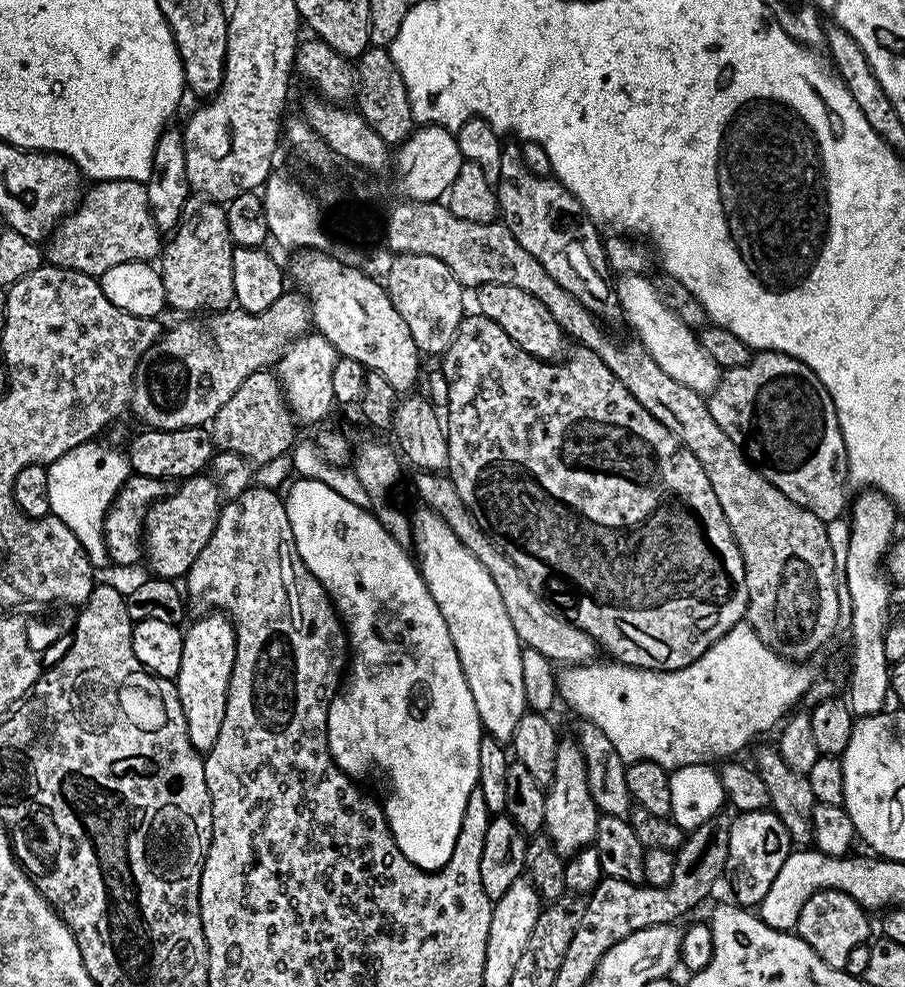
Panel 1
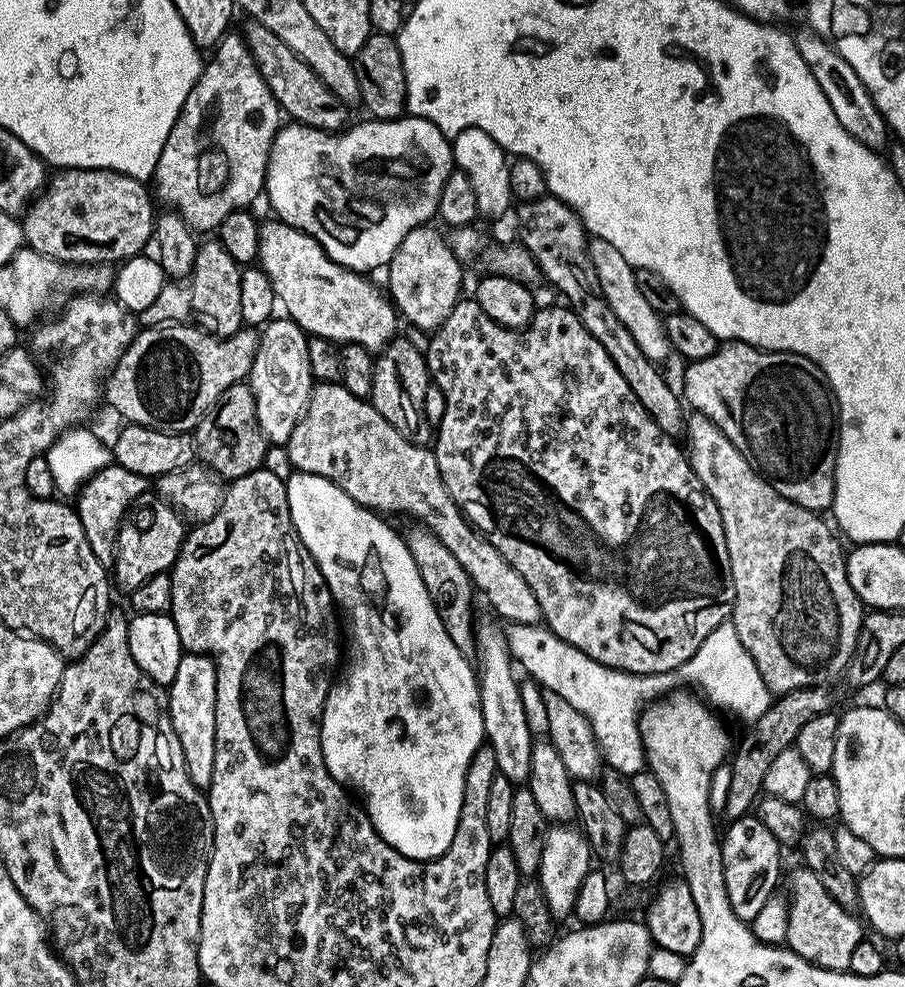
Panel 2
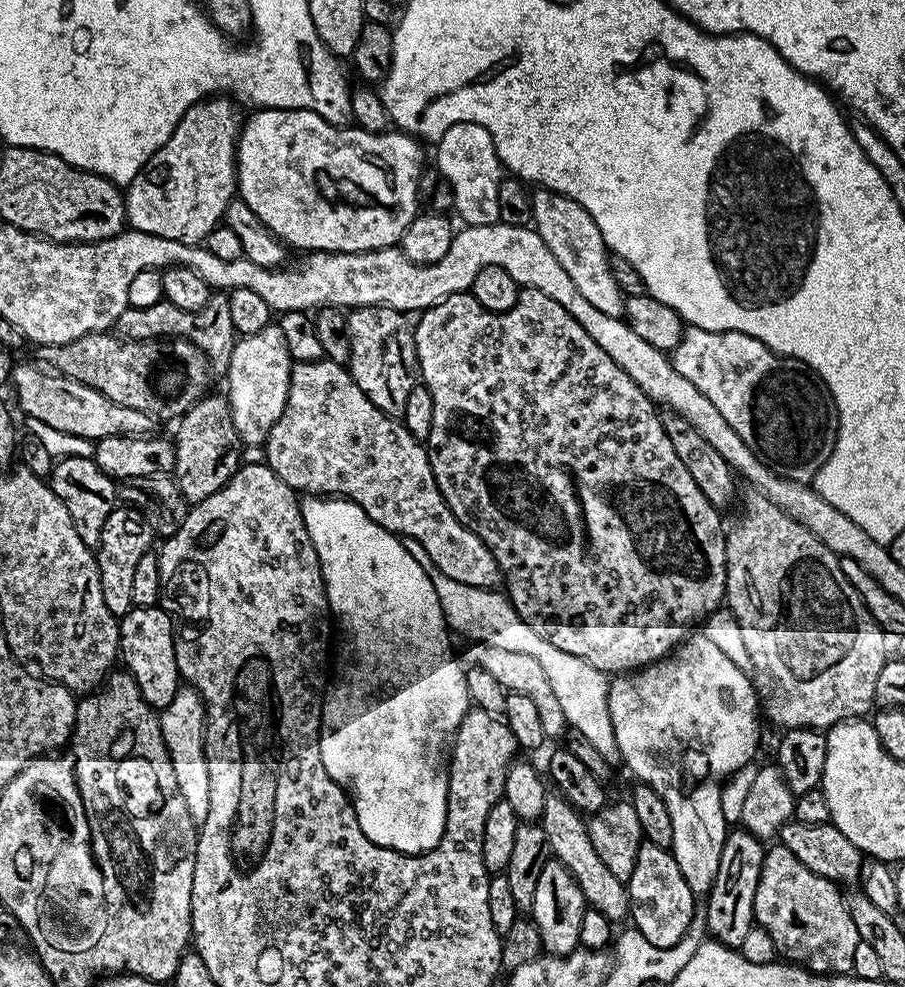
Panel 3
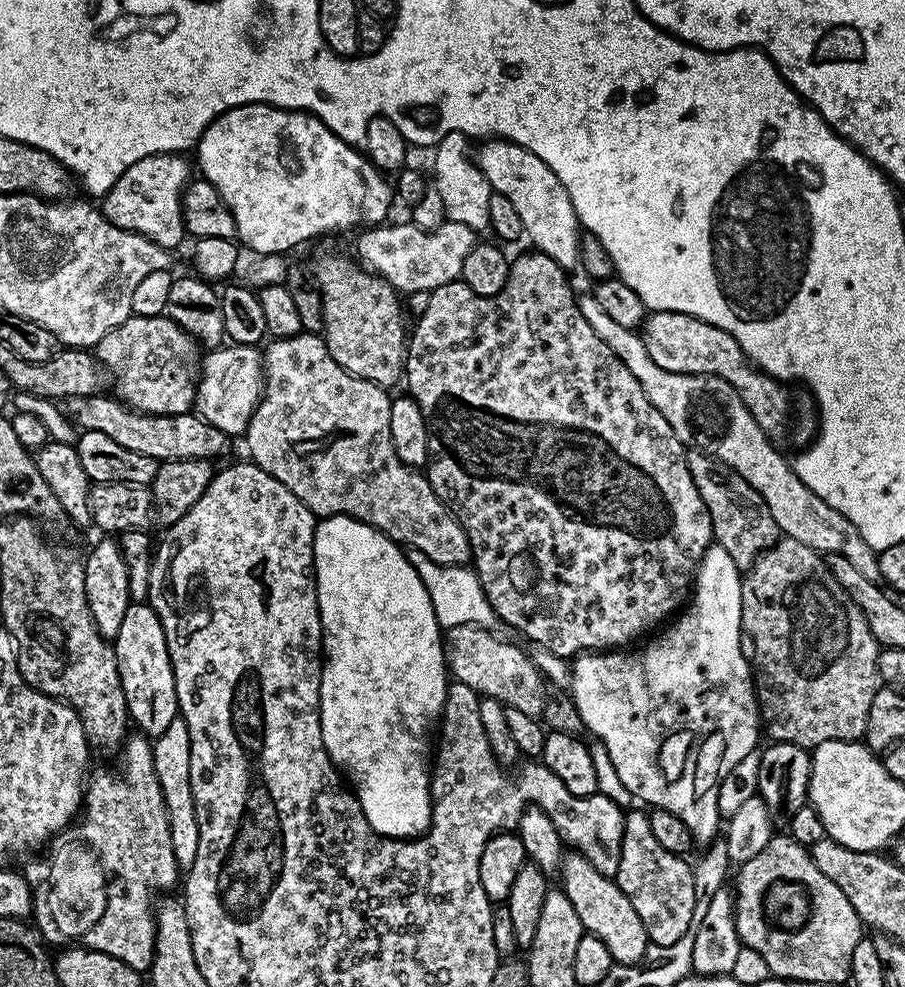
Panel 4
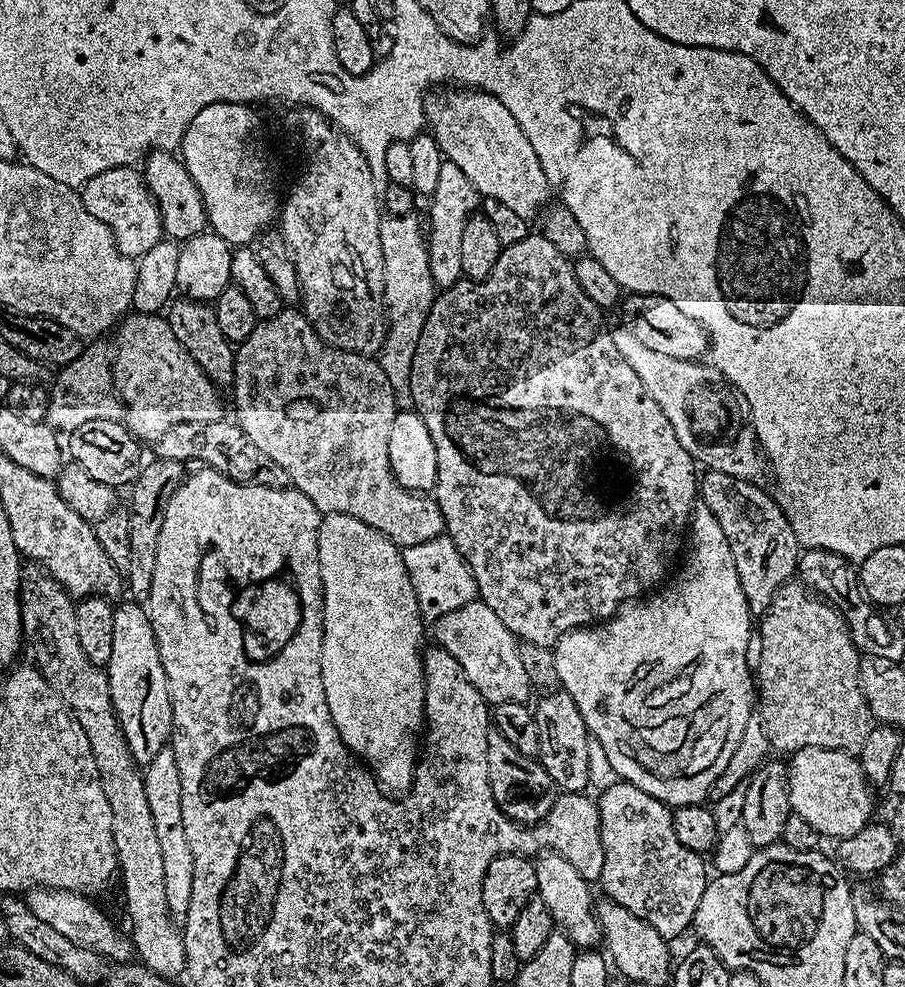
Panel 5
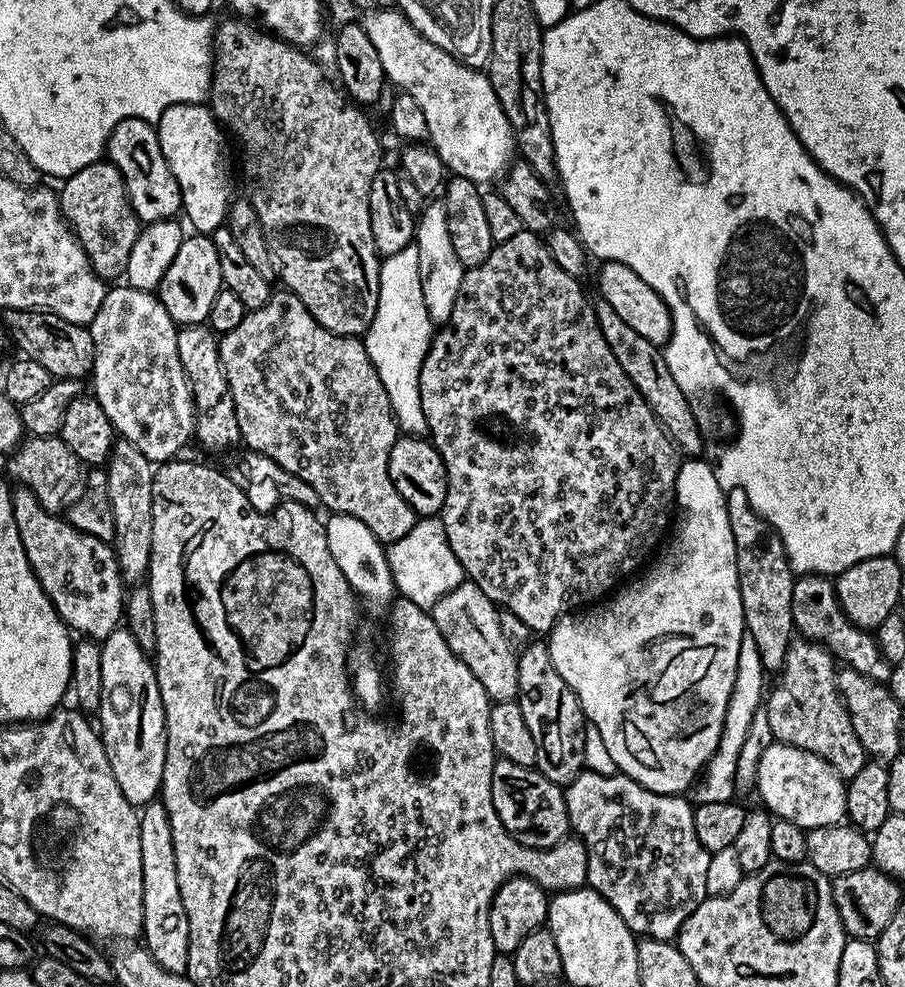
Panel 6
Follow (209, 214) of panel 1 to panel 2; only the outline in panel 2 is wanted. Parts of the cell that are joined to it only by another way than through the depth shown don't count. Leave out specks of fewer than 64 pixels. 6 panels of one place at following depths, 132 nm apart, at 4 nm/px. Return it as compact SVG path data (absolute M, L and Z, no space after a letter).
M218 240L197 247L192 273L183 280L165 283L162 294L138 313L144 326L194 323L212 335L226 338L241 331L241 267Z

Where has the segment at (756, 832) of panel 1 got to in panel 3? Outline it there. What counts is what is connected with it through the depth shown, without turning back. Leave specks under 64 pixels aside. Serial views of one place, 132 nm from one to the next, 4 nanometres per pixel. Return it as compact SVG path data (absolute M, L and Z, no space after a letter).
M745 830L729 831L722 846L718 878L714 878L712 891L707 893L705 912L707 935L727 948L739 949L746 934L754 927L754 894L758 890L765 851L762 840Z

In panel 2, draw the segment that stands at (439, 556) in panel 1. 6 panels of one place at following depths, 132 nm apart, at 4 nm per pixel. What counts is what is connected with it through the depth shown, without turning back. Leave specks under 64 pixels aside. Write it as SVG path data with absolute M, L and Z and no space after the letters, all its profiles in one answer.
M495 619L492 620L479 621L476 624L476 646L478 661L480 660L478 679L484 735L487 747L494 750L497 773L506 777L513 786L520 786L527 781L530 774L530 754L534 737L530 726L526 726L518 676L512 673L514 661L511 653L508 652L504 628Z

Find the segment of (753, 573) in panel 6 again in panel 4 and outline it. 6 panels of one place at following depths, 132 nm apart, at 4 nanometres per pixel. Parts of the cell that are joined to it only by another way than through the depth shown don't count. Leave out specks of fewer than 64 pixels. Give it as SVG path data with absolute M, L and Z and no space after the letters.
M692 450L688 452L688 465L690 478L694 478L694 486L698 486L698 494L702 494L702 502L706 502L706 510L710 514L713 541L720 544L730 558L734 558L740 569L751 568L752 563L781 535L780 527L774 522L774 514L770 514L770 506L766 506L758 490L754 490L746 478L714 457Z

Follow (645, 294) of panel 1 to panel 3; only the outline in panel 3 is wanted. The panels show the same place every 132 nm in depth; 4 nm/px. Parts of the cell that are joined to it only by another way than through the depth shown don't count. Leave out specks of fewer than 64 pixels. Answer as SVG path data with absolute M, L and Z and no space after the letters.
M536 190L532 197L532 224L536 233L550 246L550 254L558 258L562 270L570 274L574 286L582 293L586 302L591 302L602 314L623 317L625 295L621 292L618 282L614 282L614 274L610 270L609 250L604 245L602 234L586 214L586 210L576 200L569 200L567 196L559 196L556 192Z

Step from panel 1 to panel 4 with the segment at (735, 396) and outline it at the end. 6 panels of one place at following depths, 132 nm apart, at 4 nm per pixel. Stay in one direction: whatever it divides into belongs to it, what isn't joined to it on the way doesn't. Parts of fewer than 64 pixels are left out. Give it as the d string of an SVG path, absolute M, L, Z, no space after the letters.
M654 312L645 315L642 325L642 339L650 358L678 374L698 374L699 376L717 376L726 381L742 398L746 410L758 422L758 426L773 442L781 442L792 428L792 440L799 446L809 443L818 432L818 412L814 400L807 391L788 392L781 381L760 371L748 355L738 346L738 342L726 330L714 326L705 320L694 318L681 312Z

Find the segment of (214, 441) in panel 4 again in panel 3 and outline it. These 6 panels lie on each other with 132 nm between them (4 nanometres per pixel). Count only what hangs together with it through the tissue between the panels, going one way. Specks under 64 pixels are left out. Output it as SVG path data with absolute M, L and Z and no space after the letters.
M17 363L10 381L10 388L16 391L16 400L28 420L46 422L46 426L54 426L54 430L93 442L107 436L146 436L153 431L154 418L150 414L130 410L130 406L118 406L110 402L106 394L98 394L98 390L74 382L74 378L66 378L61 372L36 364Z

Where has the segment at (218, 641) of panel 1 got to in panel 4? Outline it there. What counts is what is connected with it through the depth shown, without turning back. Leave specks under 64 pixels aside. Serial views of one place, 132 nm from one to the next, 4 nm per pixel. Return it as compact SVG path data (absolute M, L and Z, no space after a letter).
M178 718L166 726L161 736L155 737L152 744L152 757L154 758L154 770L158 782L162 786L162 798L166 798L166 812L170 818L170 838L174 842L174 858L181 870L187 870L194 866L194 858L198 858L198 818L194 806L194 790L190 790L190 734L186 730L186 722Z

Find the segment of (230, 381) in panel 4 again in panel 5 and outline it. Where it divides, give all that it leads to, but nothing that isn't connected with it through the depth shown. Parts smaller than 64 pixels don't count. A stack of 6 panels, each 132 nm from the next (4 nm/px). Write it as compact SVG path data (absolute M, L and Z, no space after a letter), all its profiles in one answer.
M132 312L125 315L121 322L117 325L116 331L116 352L114 348L114 357L112 362L112 382L113 389L118 397L123 401L124 408L124 425L137 440L148 444L155 444L158 438L162 438L168 430L173 426L178 426L181 422L210 422L211 420L221 419L222 412L220 412L220 396L215 384L206 378L206 374L198 366L198 362L194 362L194 358L190 358L190 354L186 354L186 350L182 350L181 343L174 335L174 330L170 329L168 320L157 313L137 313Z

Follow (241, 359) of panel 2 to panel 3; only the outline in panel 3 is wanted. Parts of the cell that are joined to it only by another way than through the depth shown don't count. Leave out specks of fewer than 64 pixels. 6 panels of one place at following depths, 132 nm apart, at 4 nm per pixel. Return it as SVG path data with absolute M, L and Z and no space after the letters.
M111 331L95 332L74 338L74 342L45 344L39 352L39 359L49 369L106 394L118 406L142 410L157 421L185 416L205 395L204 387L210 381L205 354L190 341L177 338L130 340Z

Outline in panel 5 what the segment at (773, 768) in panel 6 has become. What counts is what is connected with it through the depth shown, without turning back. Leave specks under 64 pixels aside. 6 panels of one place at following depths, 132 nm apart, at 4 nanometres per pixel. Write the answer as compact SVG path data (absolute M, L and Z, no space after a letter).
M803 748L791 753L787 766L788 797L792 810L806 818L821 837L843 838L858 834L858 830L865 828L873 819L873 793L855 755L829 748Z

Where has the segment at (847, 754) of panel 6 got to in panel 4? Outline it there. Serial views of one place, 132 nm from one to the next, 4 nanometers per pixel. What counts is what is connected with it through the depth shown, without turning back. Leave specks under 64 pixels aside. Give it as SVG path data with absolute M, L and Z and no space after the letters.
M780 538L752 563L751 568L743 573L740 585L742 586L742 628L754 640L754 656L751 663L754 665L756 703L763 731L766 736L769 736L767 739L772 742L790 742L809 750L817 748L822 742L831 740L859 741L866 730L870 702L874 702L874 694L880 680L878 658L882 649L876 643L874 634L870 634L870 626L866 626L866 618L860 607L852 601L850 594L838 582L836 575L828 569L827 559L810 546L802 546L802 542Z

